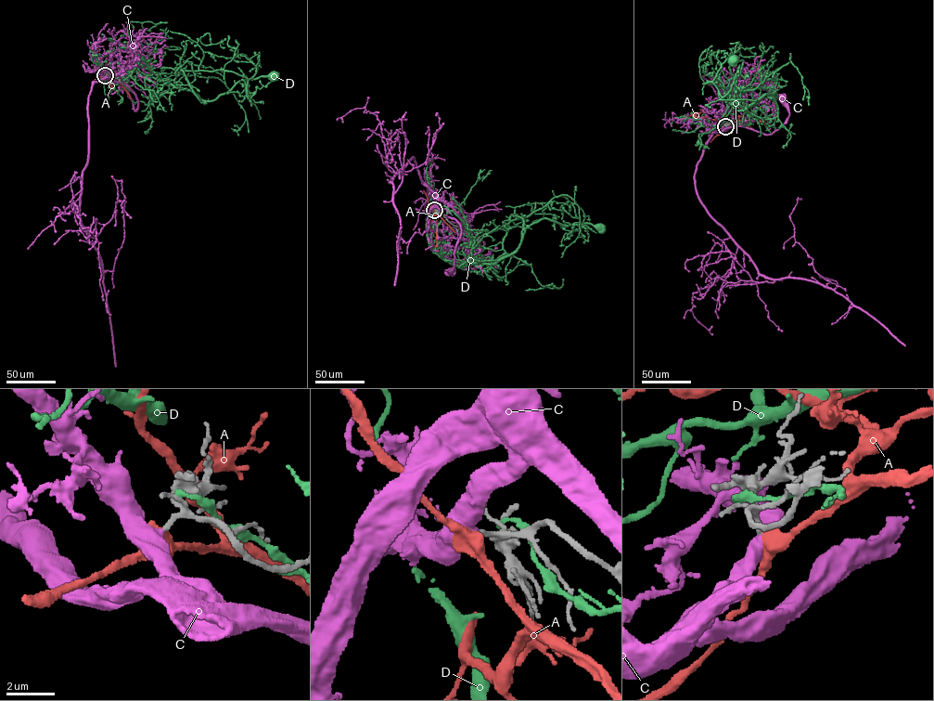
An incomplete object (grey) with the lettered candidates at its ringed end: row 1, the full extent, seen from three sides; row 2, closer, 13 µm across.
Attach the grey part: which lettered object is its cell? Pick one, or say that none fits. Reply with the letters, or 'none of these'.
C

